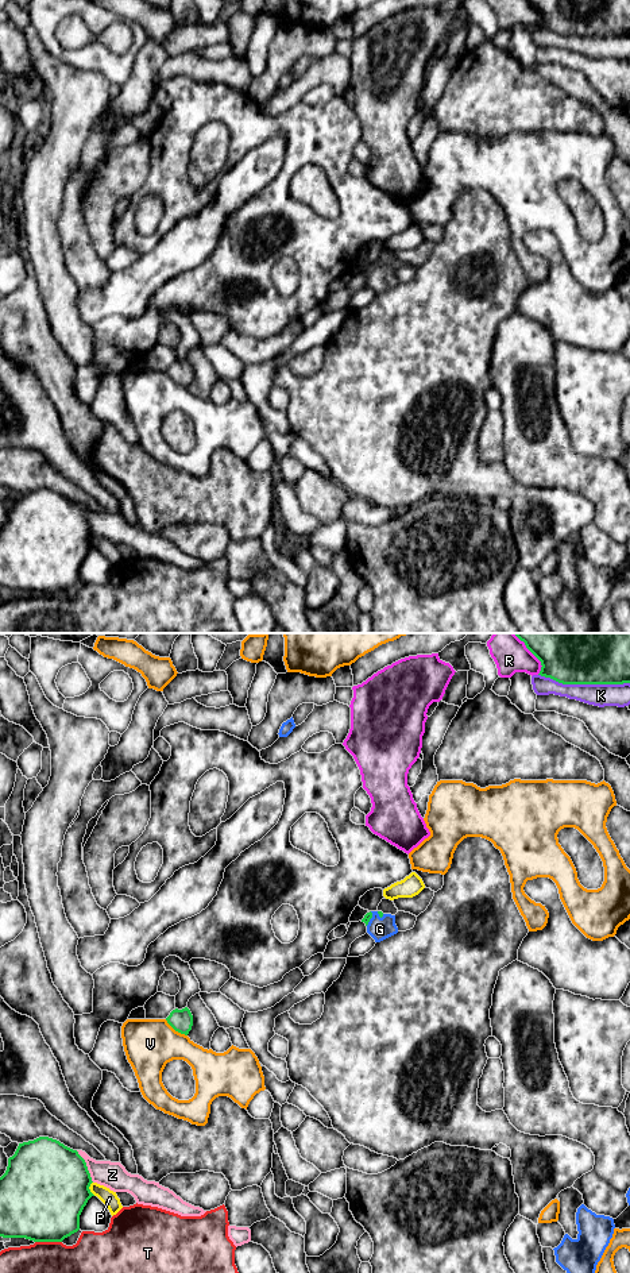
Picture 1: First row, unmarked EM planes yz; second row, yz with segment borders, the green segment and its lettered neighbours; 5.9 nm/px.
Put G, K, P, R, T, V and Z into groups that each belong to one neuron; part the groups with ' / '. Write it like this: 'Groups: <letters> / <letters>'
Groups: G / K / P / R / T / V / Z

